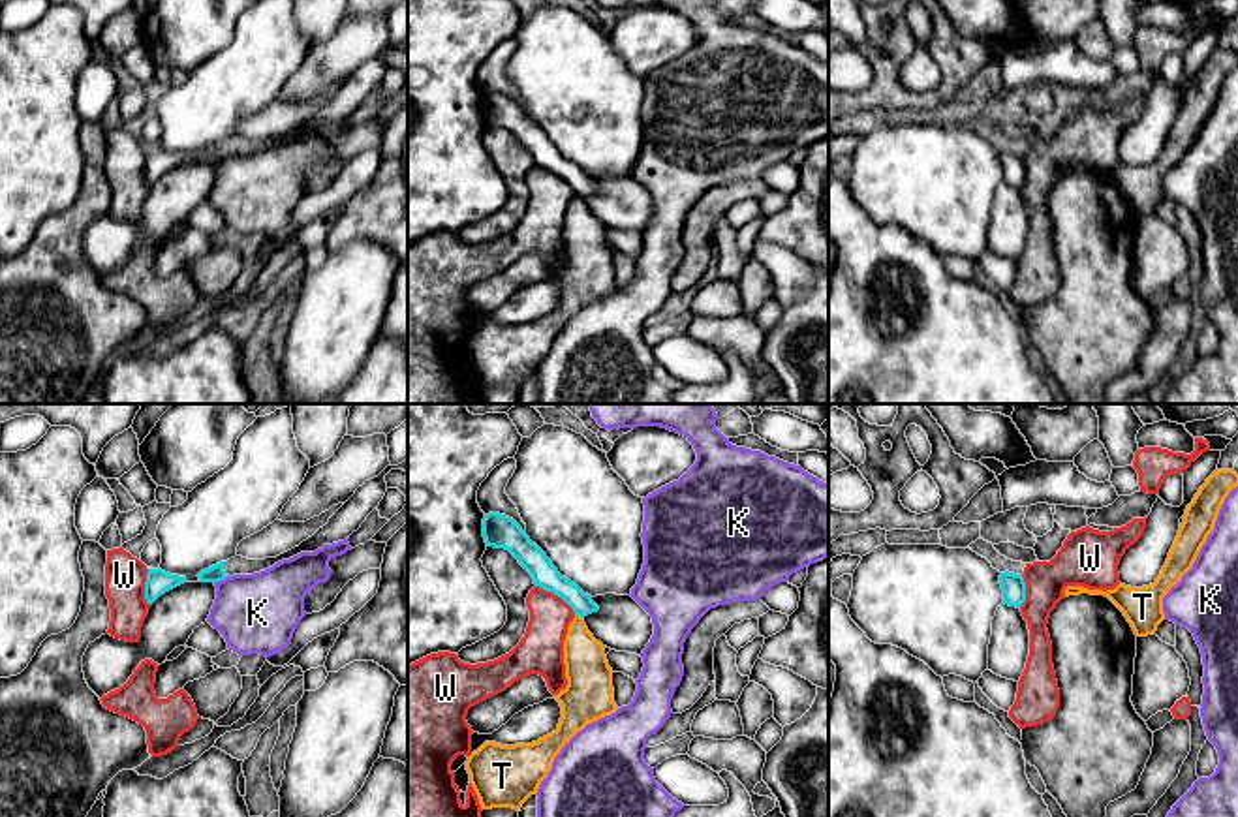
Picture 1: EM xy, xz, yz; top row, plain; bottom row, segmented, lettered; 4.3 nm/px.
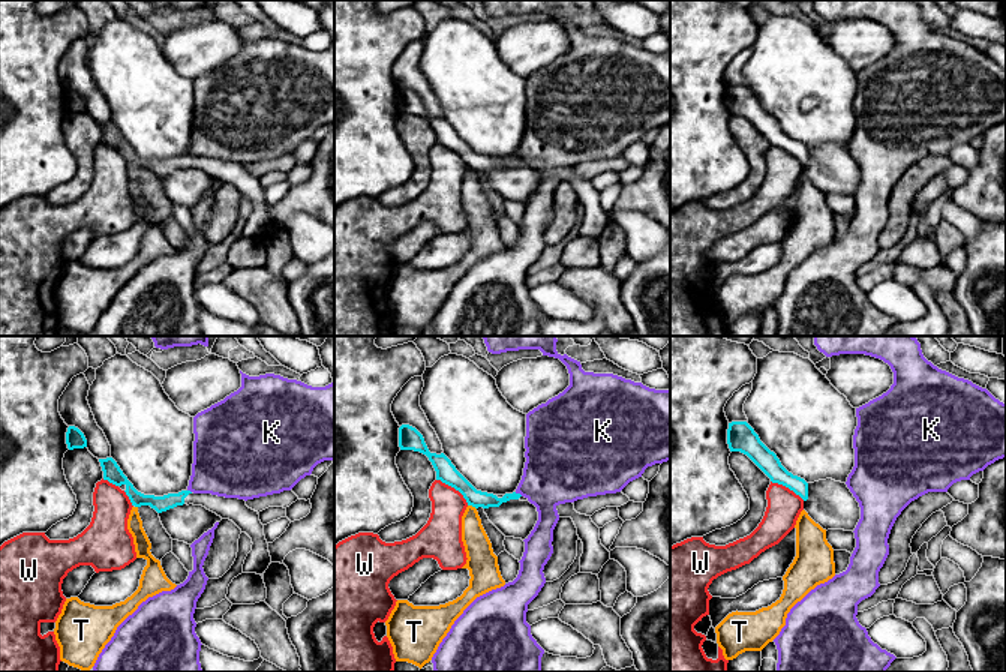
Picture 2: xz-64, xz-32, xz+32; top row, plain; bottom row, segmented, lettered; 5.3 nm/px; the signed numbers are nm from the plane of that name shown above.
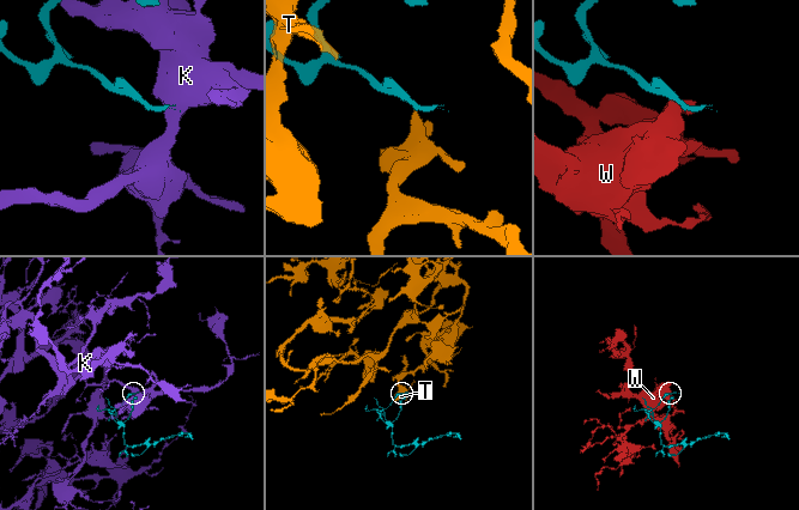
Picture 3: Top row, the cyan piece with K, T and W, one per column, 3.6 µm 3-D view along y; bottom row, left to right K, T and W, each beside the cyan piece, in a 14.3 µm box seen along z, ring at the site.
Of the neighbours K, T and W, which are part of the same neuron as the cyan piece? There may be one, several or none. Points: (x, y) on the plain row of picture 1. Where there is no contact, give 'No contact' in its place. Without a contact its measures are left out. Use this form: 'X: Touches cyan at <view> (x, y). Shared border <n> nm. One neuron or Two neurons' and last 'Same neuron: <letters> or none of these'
K: Touches cyan at xy (220, 158). Shared border 70 nm. Two neurons
T: Touches cyan at xz (579, 194). Shared border 40 nm. Two neurons
W: Touches cyan at xz (557, 173). Shared border 220 nm. Two neurons
Same neuron: none of these

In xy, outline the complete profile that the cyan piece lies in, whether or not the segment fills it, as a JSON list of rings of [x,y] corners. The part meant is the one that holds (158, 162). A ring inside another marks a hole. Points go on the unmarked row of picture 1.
[[[148,148],[145,162],[145,178],[152,184],[165,171],[186,162],[186,156],[169,154],[162,148]]]

